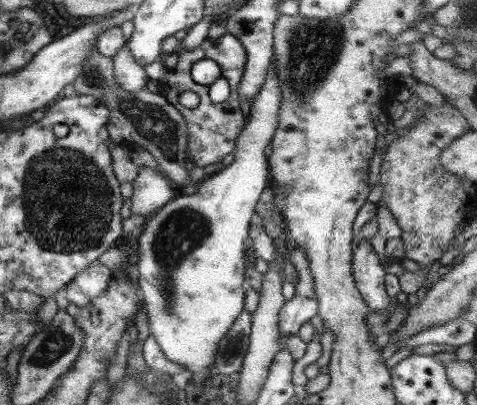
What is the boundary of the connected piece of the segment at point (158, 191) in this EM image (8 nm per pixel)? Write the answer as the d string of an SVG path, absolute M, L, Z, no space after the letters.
M150 167L139 169L132 186L134 187L134 194L131 197L132 216L148 218L175 199L168 178L162 172L154 171Z

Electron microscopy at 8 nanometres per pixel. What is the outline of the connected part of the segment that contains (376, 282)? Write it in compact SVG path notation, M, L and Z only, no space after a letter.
M358 239L357 248L353 251L353 275L356 277L357 287L371 312L384 310L390 304L390 298L384 290L384 272L380 258L370 245L369 239Z

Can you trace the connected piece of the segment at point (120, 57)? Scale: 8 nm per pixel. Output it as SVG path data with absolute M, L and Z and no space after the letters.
M124 42L124 46L120 50L116 50L112 60L114 61L116 82L126 89L126 92L136 92L136 90L146 87L149 77L146 75L144 67L134 60L127 42Z

